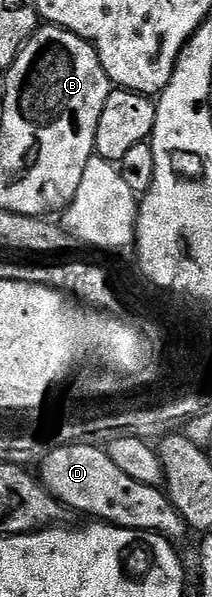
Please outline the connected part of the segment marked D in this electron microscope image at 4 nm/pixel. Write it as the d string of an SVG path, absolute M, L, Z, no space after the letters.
M69 442L53 446L48 454L39 459L38 466L38 481L69 511L89 514L89 519L120 526L123 530L147 530L173 540L190 534L184 517L176 511L160 486L147 486L138 484L138 480L130 480L130 476L124 475L115 466L114 460L110 460L107 449L99 445Z

